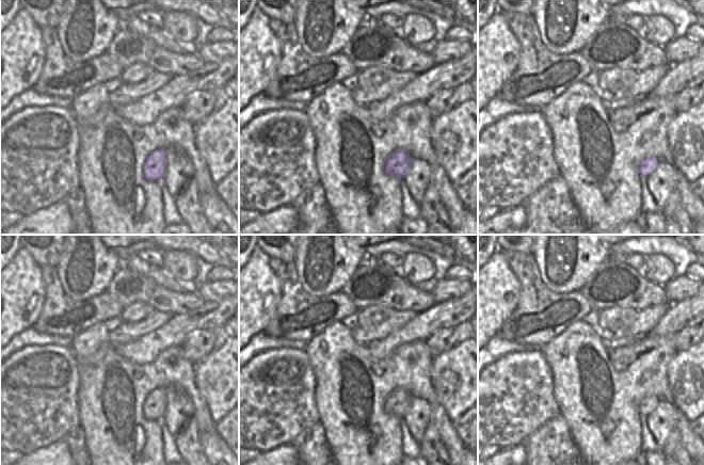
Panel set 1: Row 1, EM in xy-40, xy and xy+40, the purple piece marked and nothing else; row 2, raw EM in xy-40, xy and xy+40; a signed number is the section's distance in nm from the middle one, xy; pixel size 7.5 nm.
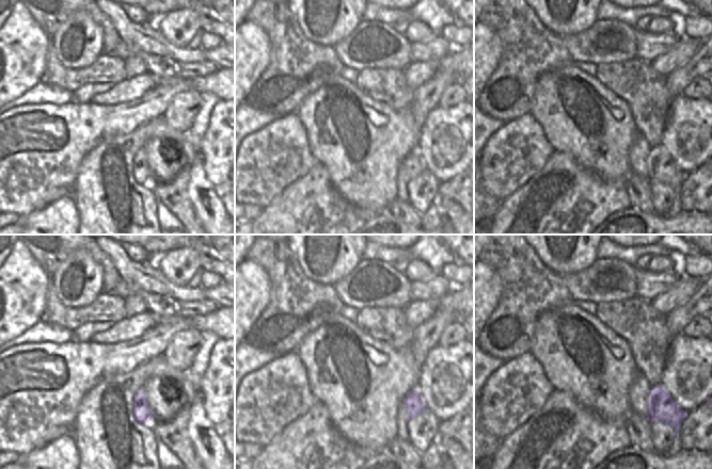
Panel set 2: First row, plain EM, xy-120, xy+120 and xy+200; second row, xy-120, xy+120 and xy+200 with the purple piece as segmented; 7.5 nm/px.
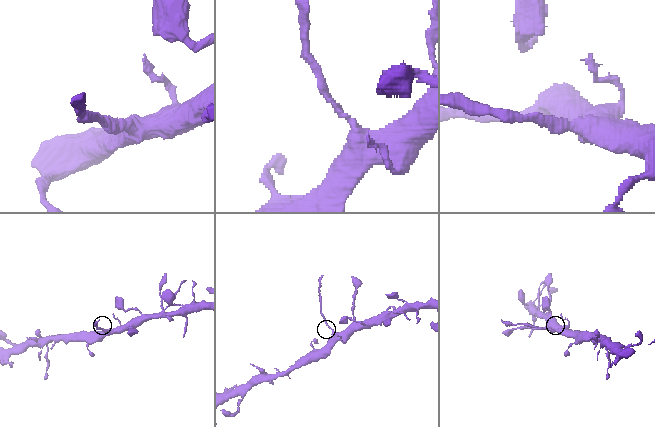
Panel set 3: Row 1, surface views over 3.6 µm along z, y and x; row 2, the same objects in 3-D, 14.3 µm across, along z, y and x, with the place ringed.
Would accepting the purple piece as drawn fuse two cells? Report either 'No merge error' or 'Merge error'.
Merge error

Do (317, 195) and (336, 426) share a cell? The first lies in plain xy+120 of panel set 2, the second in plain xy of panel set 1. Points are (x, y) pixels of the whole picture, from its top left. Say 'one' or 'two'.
two

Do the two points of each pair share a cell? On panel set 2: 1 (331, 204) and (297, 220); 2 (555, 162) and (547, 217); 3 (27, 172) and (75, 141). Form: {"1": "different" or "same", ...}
{"1": "same", "2": "same", "3": "same"}

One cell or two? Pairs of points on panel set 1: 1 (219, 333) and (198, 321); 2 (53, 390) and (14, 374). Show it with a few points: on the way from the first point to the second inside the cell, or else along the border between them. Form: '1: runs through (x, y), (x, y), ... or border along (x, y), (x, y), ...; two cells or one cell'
1: border along (223, 324), (217, 325), (211, 330); two cells
2: runs through (44, 390), (30, 390), (24, 384); one cell

